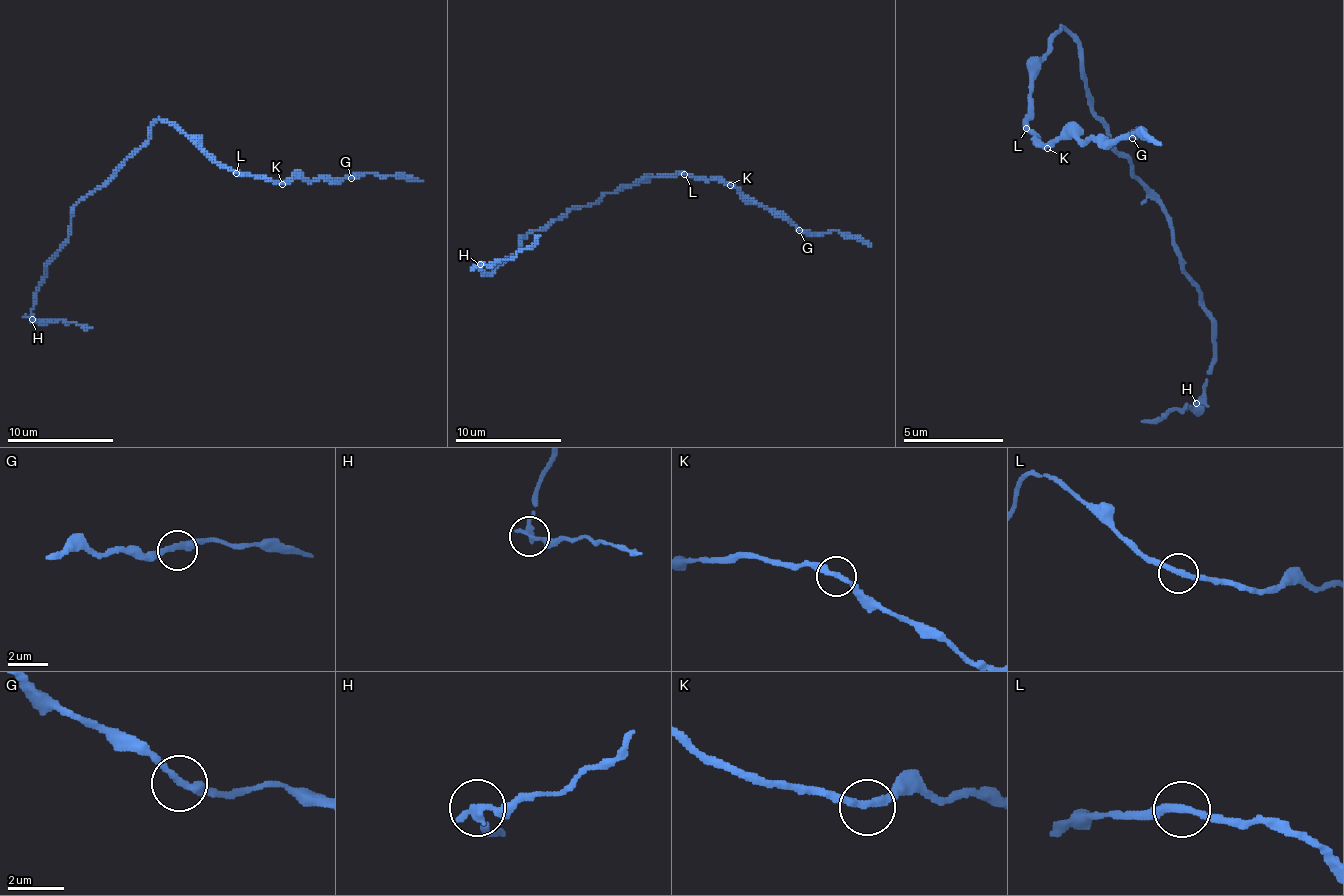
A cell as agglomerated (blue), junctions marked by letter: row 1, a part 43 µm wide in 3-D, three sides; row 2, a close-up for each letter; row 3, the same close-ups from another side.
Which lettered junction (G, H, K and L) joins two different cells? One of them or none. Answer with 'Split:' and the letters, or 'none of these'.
Split: H

